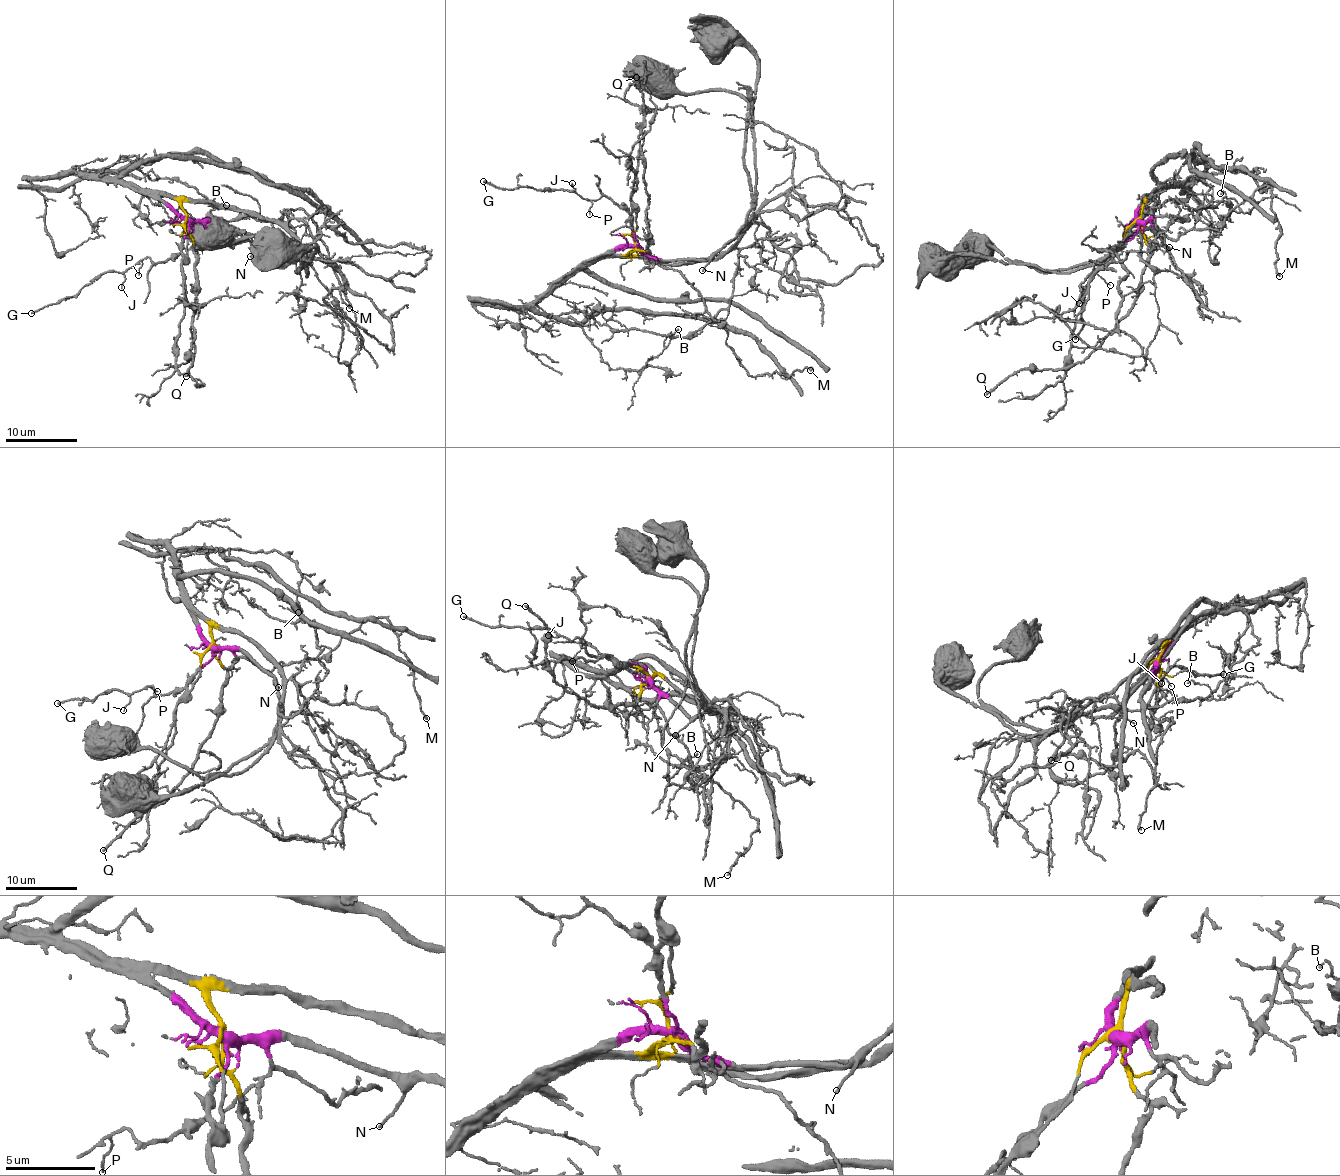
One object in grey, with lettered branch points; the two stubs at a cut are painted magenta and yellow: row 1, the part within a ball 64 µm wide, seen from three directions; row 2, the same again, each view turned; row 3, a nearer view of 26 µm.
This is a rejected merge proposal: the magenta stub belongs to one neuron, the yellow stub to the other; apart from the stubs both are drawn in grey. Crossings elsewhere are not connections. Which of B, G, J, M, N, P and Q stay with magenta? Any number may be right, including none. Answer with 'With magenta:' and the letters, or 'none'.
With magenta: G, J, M, N, P

